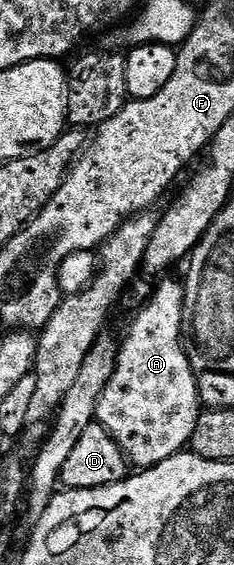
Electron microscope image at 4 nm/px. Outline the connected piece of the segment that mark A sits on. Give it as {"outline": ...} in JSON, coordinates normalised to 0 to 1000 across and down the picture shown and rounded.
{"outline":[[[705,497],[654,519],[654,527],[590,550],[568,561],[568,570],[551,575],[551,584],[534,589],[534,605],[513,605],[500,619],[500,644],[483,648],[483,662],[457,678],[423,708],[415,708],[415,729],[406,736],[410,750],[432,752],[466,766],[474,777],[496,784],[517,800],[534,804],[547,821],[590,832],[641,830],[654,823],[697,819],[697,812],[731,812],[748,804],[778,800],[803,789],[816,770],[833,763],[833,749],[859,740],[868,719],[850,694],[850,669],[825,658],[808,637],[791,628],[791,612],[774,602],[774,559],[782,558],[782,536],[791,535],[791,513],[778,499]]]}

